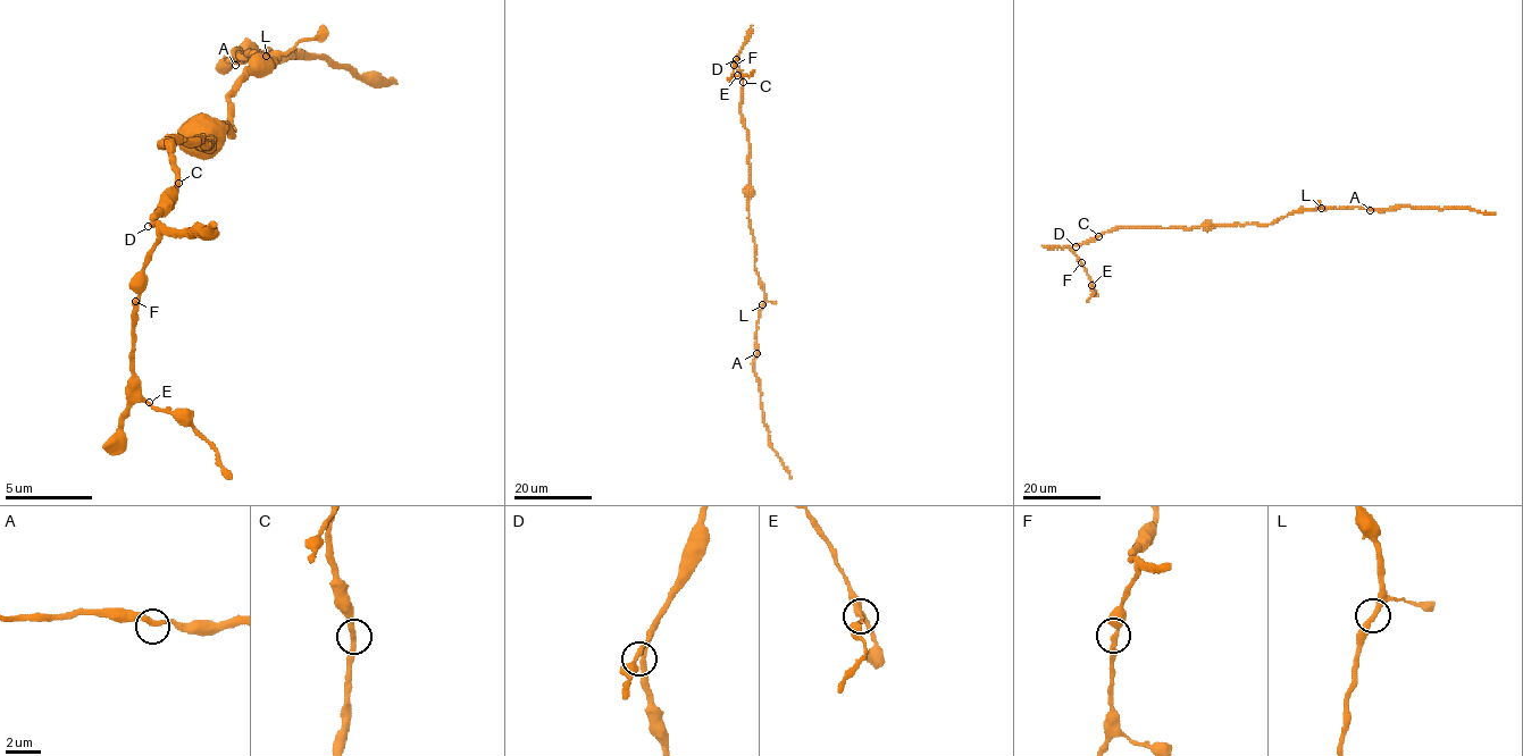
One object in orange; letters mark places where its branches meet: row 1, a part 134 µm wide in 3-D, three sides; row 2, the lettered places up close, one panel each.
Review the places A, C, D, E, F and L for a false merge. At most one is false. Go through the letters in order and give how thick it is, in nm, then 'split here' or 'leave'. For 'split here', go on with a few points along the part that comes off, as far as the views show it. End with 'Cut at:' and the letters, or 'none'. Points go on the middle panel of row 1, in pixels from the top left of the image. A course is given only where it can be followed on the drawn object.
A: 320 nm thick; leave
C: 300 nm thick; leave
D: 280 nm thick; leave
E: 280 nm thick; leave
F: 280 nm thick; leave
L: 360 nm thick; leave
Cut at: none

